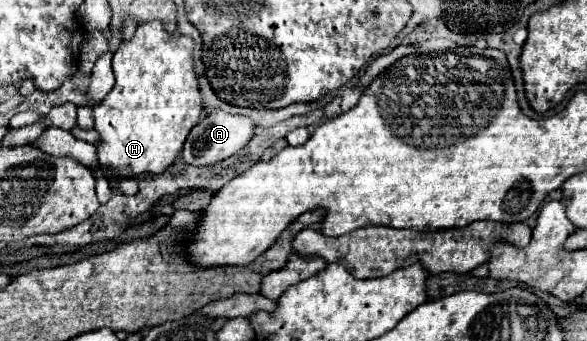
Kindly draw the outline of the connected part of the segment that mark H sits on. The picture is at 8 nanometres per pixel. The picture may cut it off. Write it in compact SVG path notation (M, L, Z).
M159 21L137 27L135 37L113 55L115 85L101 105L92 108L95 129L101 135L99 163L113 177L165 171L179 157L183 143L197 125L203 103L193 59L195 41L187 35L167 33Z

